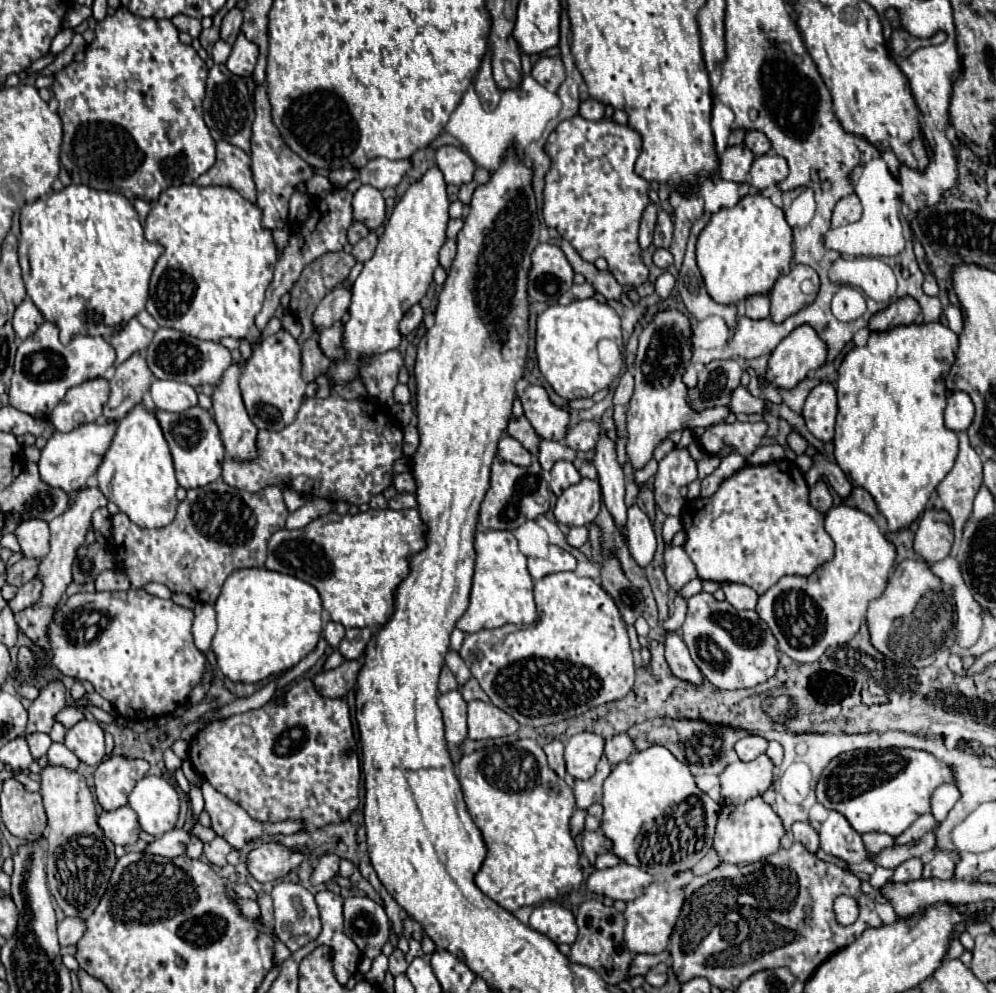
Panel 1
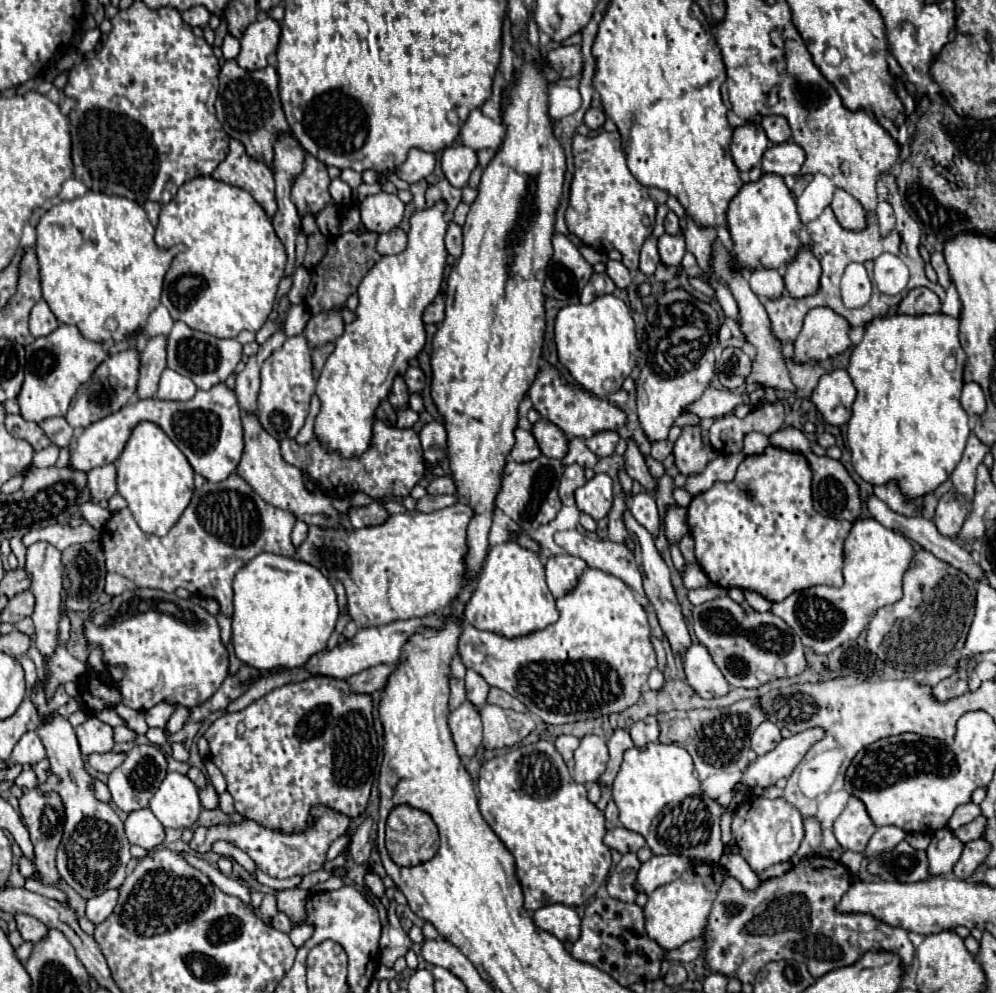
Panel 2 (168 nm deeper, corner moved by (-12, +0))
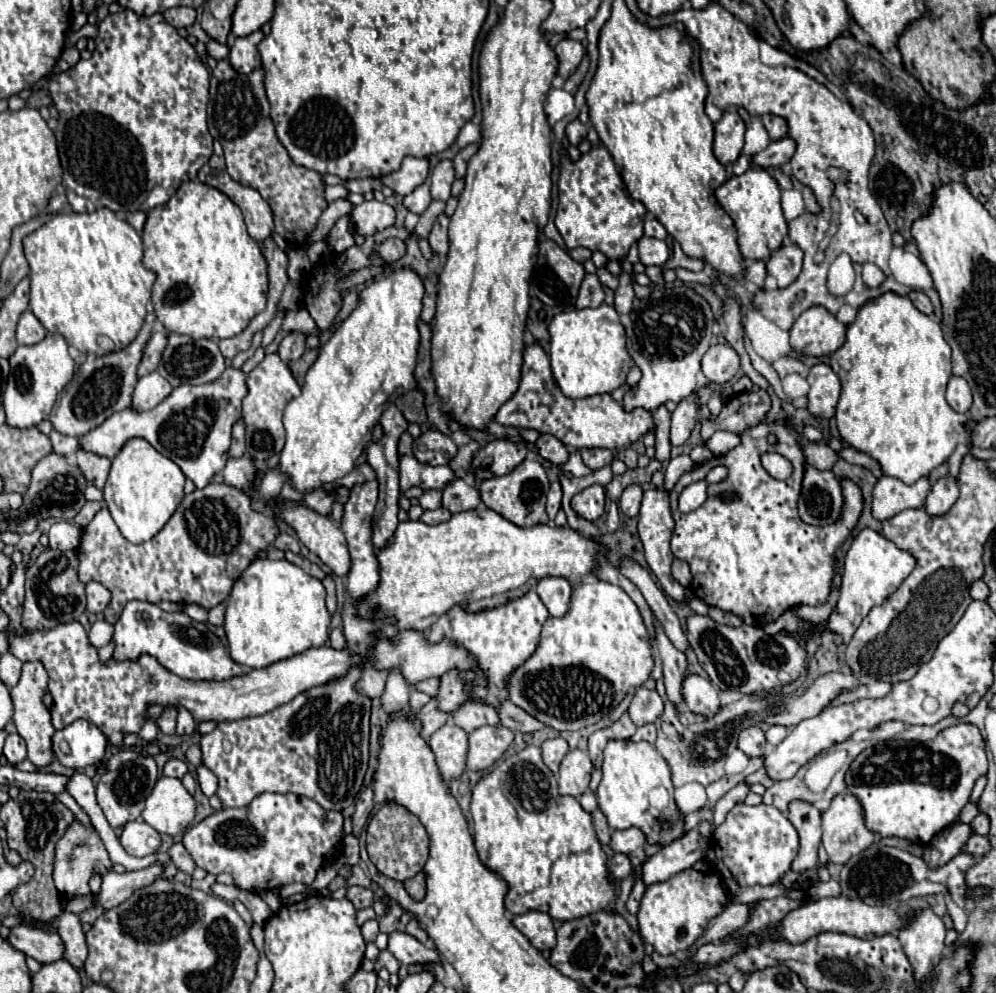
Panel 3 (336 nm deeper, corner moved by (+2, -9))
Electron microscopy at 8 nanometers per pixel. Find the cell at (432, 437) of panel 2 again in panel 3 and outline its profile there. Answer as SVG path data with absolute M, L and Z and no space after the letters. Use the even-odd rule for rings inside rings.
M426 431L412 445L414 457L426 465L448 465L456 451L454 441L440 431Z

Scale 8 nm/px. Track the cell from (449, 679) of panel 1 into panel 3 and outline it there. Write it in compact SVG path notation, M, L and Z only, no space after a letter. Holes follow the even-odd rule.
M432 697L432 699L416 713L416 717L422 719L422 723L424 723L424 729L422 729L422 737L424 737L424 739L428 739L434 731L438 731L438 729L450 719L448 713L440 711L440 709L436 707L436 697Z

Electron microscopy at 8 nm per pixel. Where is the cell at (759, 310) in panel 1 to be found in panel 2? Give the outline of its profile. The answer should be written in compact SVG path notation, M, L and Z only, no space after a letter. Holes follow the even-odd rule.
M758 268L750 274L750 288L758 298L780 298L784 292L782 272L776 268Z

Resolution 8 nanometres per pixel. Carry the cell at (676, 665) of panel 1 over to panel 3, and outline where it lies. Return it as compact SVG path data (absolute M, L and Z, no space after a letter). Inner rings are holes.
M696 673L684 675L682 695L684 695L684 703L688 705L688 709L698 715L712 717L720 707L718 691L714 689L714 685Z

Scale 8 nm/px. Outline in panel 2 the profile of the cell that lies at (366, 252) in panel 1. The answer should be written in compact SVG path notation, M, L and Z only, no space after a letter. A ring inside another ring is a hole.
M394 228L386 234L380 234L378 238L378 244L376 244L376 250L382 254L382 256L388 256L388 254L400 254L408 244L408 236L404 230L400 228Z

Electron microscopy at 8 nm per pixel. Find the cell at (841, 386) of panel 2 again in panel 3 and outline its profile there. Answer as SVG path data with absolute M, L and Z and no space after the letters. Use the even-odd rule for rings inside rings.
M818 363L810 369L808 385L810 385L808 411L814 417L832 419L838 399L840 399L840 391L842 391L842 383L838 375L830 369L830 365Z

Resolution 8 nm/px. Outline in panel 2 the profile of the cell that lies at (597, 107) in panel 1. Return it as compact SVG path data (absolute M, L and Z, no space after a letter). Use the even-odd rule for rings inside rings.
M590 108L590 110L586 112L586 116L584 116L584 122L586 122L586 126L588 126L590 130L602 128L604 120L606 120L606 116L604 116L602 108Z

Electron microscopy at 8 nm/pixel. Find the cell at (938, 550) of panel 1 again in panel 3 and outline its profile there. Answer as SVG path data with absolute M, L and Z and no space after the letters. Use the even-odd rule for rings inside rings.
M946 477L946 479L940 479L938 483L932 485L932 489L926 497L924 509L928 515L940 517L952 509L956 499L958 499L958 485L950 477Z

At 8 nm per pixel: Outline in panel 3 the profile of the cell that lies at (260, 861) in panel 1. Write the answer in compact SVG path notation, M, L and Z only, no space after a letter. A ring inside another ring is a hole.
M262 793L250 807L220 809L184 833L184 847L208 873L230 873L240 889L262 893L294 881L312 883L328 859L340 855L342 813L326 811L308 797Z

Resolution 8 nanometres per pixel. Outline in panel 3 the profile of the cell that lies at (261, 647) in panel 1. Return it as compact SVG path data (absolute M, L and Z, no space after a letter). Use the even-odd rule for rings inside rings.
M256 559L250 567L240 575L234 583L232 593L226 601L226 621L224 631L228 637L228 651L230 657L248 669L264 669L276 661L288 659L312 647L322 647L328 639L330 615L324 605L326 591L322 583L310 577L304 569L288 563L286 559L272 561L272 559Z

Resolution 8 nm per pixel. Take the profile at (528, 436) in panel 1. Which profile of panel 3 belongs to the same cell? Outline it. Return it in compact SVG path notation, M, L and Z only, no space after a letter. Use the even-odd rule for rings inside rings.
M540 435L540 437L536 439L534 447L540 451L540 457L542 457L542 459L546 459L546 461L558 465L558 467L560 467L562 463L566 463L566 459L568 459L566 447L564 447L554 435Z

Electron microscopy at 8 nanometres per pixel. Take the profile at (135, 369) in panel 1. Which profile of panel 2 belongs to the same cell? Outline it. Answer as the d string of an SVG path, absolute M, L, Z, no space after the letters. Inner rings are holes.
M154 336L142 350L138 398L152 398L158 390L160 374L166 368L166 336Z

